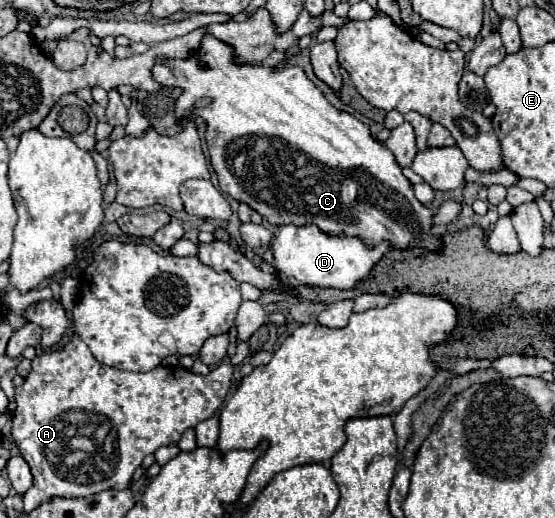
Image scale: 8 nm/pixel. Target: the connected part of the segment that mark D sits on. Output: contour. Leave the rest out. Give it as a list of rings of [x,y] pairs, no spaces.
[[[283,225],[273,239],[273,257],[279,273],[297,279],[301,285],[321,287],[321,289],[353,289],[357,281],[367,277],[373,265],[391,249],[389,243],[379,243],[367,249],[357,237],[327,235],[317,225]]]

